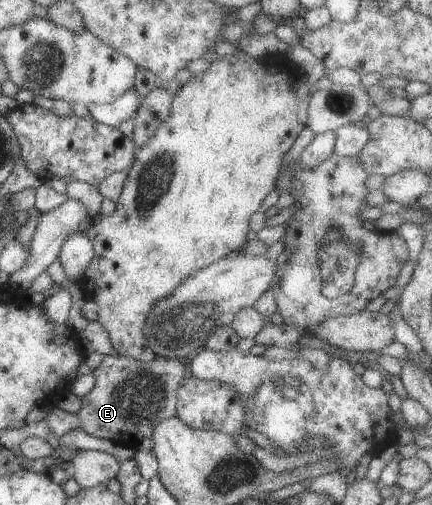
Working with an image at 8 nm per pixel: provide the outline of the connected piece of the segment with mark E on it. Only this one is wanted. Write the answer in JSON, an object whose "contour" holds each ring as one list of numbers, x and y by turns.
{"contour":[[105,356,98,368,92,371,96,378,95,386,90,393,82,398,82,408,73,414,68,414,60,410,52,409,46,417,50,431,59,439,69,433,69,431,79,428,93,437,99,439,109,439,114,444,132,447,137,450,139,443,143,439,149,439,153,435,153,428,163,420,176,415,177,388,185,375,185,366,183,361,165,359,161,356,155,356,150,362,133,360,125,356]]}

